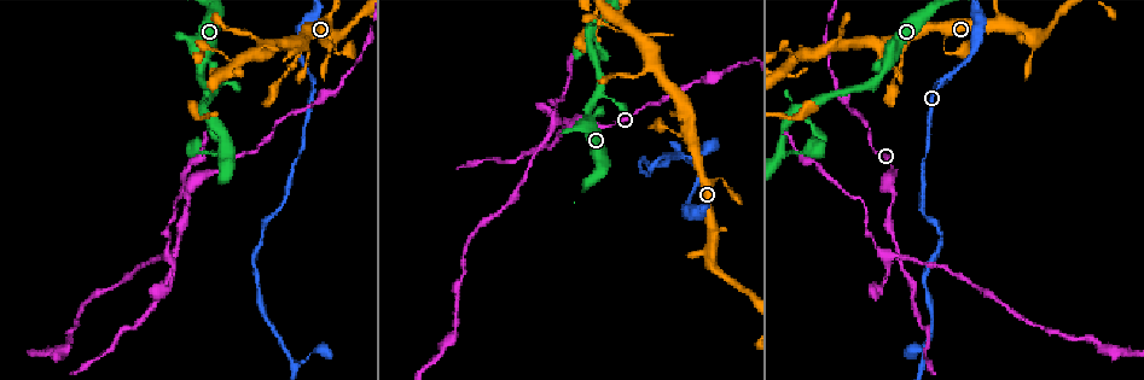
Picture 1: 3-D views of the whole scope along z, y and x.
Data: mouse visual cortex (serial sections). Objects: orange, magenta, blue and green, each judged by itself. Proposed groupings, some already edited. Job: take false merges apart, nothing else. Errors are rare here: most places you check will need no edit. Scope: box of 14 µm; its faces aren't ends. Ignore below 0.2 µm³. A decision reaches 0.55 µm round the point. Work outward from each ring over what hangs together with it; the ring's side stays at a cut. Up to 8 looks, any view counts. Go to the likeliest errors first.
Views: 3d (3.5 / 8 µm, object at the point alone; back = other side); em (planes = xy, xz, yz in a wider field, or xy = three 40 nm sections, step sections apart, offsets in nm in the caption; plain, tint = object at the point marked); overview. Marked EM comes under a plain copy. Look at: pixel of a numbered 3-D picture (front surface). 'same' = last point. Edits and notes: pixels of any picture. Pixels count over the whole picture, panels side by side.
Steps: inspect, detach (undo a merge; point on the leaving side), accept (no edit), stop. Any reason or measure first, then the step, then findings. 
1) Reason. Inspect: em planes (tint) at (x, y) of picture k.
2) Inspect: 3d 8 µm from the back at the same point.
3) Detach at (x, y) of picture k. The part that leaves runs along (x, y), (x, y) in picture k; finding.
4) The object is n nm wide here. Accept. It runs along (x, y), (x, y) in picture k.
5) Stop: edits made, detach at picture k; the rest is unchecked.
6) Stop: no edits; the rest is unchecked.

Sharp bend. Inspect: 3d 8 µm at (921, 366) of picture 1.

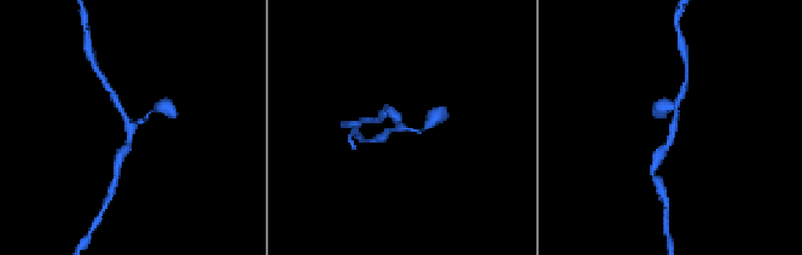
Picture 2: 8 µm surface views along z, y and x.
Inspect: 3d 3.5 µm at (131, 127) of picture 2.

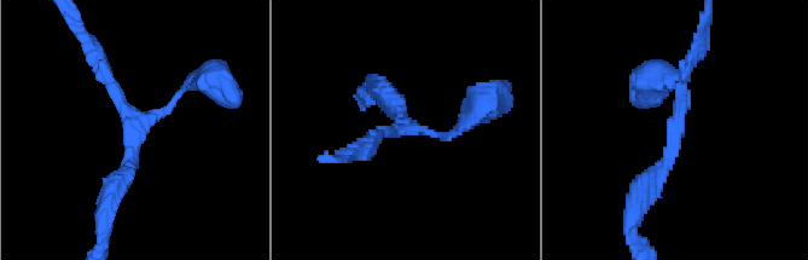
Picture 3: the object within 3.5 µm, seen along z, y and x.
Accept. It runs along (97, 55), (133, 121), (167, 110), (197, 80) in picture 3; all the same cell.

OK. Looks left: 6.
Abrupt turn. Inspect: em planes (tint) at (224, 150) of picture 1.

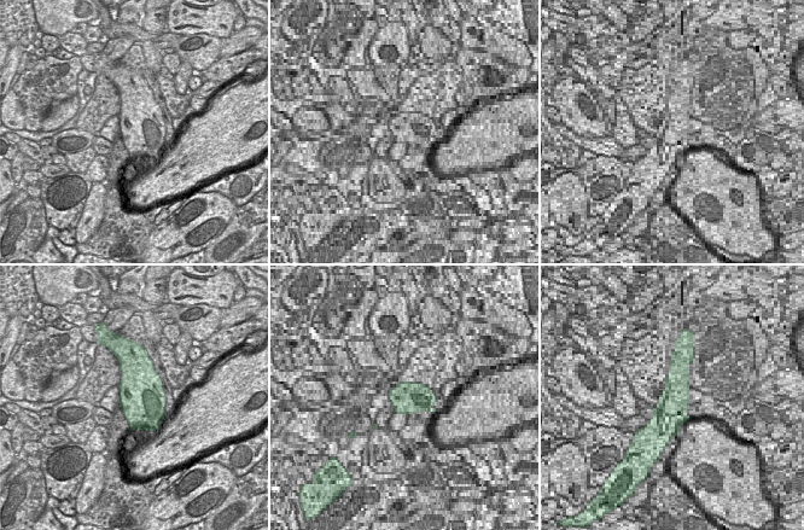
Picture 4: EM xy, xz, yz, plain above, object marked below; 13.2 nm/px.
See where the arms go. Inspect: 3d 3.5 µm at the same point.

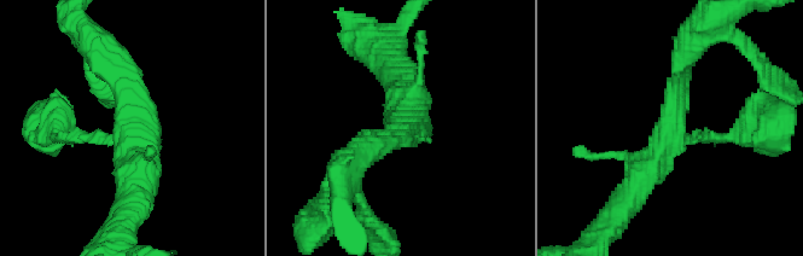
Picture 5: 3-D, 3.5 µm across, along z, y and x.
Accept. It runs along (108, 58), (134, 126), (59, 137) in picture 5; all the same cell.

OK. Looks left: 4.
Two arms in line, one across. Inspect: 3d 8 µm at (239, 59) of picture 1.

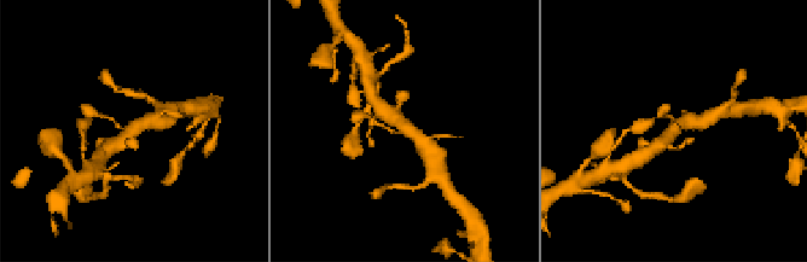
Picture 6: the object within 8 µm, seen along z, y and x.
Inspect: 3d 3.5 µm at (673, 128) of picture 6.

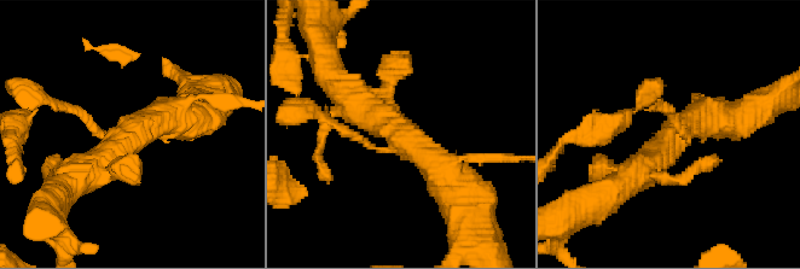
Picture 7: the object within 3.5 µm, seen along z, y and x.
3 arms meet here; the arms are 150, 400, 400 nm wide. Inspect: em planes (tint) at (399, 138) of picture 7.

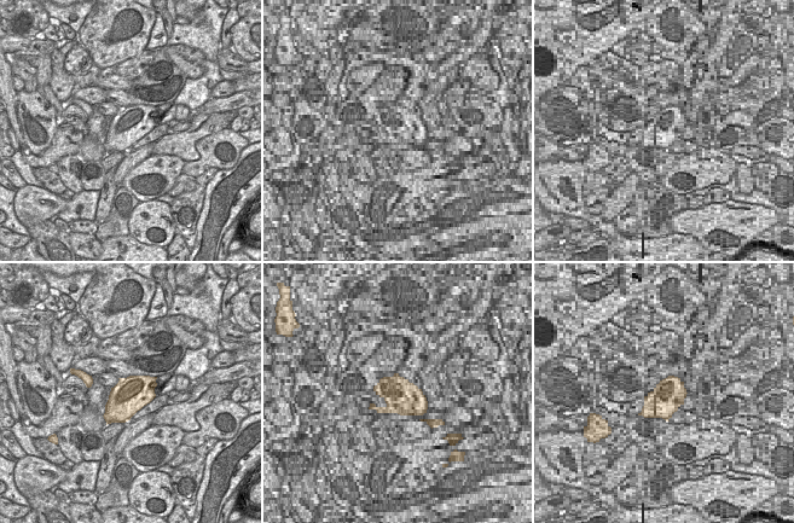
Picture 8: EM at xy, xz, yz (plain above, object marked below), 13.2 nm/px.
Accept. It runs along (461, 186), (349, 93) in picture 7; all the same cell.

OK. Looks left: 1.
Stop: no edits; the rest is unchecked.

